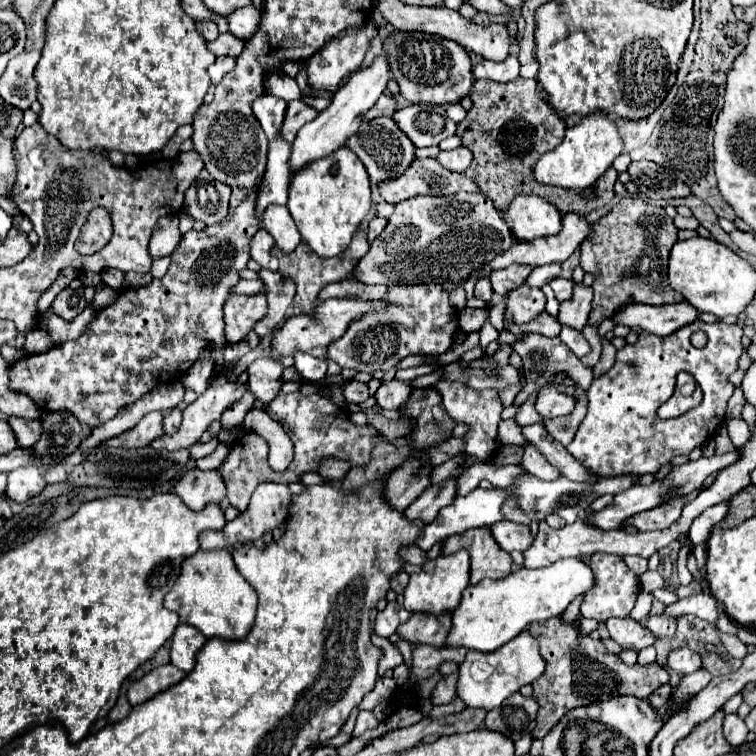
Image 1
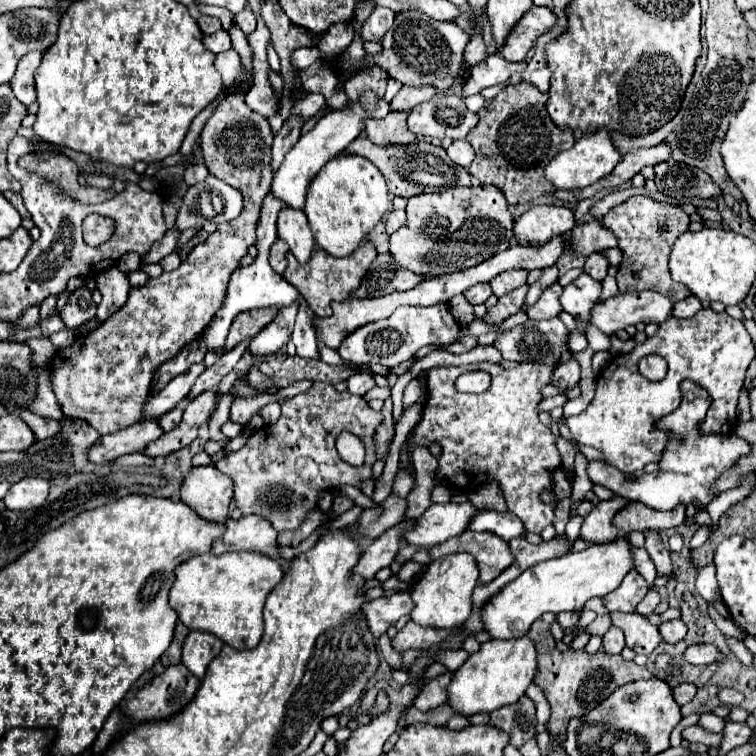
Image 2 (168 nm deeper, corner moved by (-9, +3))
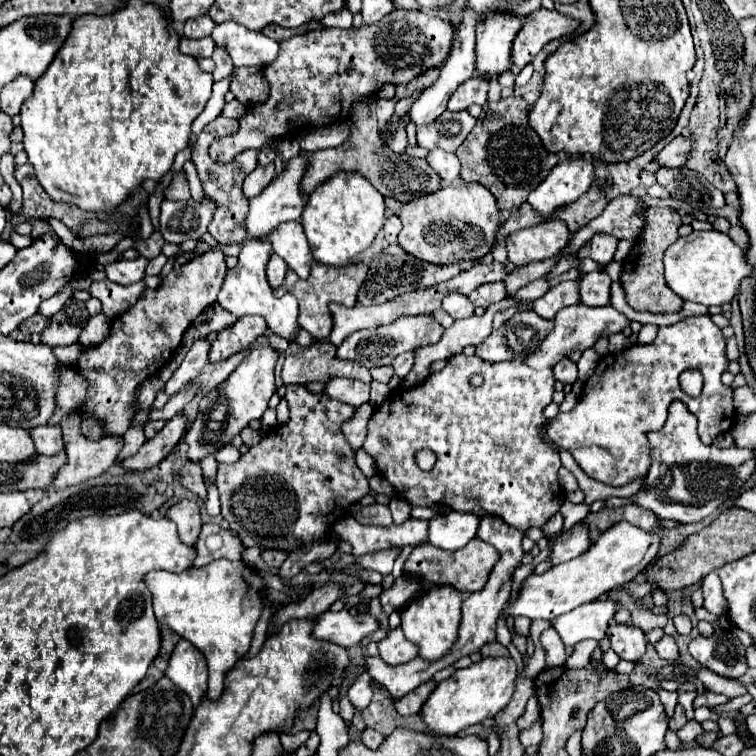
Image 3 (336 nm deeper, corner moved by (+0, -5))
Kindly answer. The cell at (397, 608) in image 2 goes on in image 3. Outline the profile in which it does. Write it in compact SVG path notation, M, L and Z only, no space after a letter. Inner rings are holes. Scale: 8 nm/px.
M324 612L314 624L314 636L318 640L328 640L340 644L344 648L352 648L360 644L362 638L374 634L380 628L380 622L372 614L350 614L342 612Z

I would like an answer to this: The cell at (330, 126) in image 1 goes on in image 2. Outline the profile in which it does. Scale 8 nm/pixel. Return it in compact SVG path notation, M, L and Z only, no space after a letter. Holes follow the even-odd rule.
M365 92L365 96L361 96L361 104L353 102L349 104L345 110L331 110L327 112L313 130L309 130L307 134L303 134L299 138L299 142L289 150L289 154L285 156L283 164L279 166L279 170L273 176L271 182L271 194L273 198L281 200L285 206L289 208L297 208L303 210L305 206L305 196L307 196L307 186L311 184L311 180L317 176L317 172L335 156L339 156L361 132L361 128L365 126L365 118L383 118L391 112L389 102L385 100L373 100L373 96L369 96L369 92Z

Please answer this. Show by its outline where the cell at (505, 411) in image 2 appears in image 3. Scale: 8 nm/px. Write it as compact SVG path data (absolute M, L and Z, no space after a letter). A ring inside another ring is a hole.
M574 304L556 314L554 330L546 336L540 348L524 360L490 364L480 360L478 356L456 354L450 358L446 368L430 374L420 386L412 390L398 388L392 394L392 400L386 400L374 412L368 424L364 450L376 460L380 474L412 506L446 504L452 510L470 512L476 516L494 514L522 532L534 526L540 528L558 512L566 498L564 494L558 494L562 492L562 486L556 478L560 456L538 436L538 428L546 422L542 412L552 402L554 394L552 366L576 350L582 352L592 348L598 338L622 332L626 326L630 326L630 320L610 306L586 308L582 304ZM472 374L484 376L484 384L480 388L472 388L468 384ZM422 448L428 448L436 454L436 464L430 472L414 470L414 454Z

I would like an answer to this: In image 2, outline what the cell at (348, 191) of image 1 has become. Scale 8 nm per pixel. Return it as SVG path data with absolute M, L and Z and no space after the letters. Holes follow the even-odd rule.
M339 154L329 160L309 184L305 214L315 242L335 258L349 256L389 210L389 192L381 172L363 156Z

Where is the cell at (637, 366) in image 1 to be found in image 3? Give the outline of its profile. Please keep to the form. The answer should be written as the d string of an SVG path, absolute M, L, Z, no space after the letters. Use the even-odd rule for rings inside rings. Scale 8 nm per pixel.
M710 314L690 316L674 326L660 328L652 344L636 344L618 354L606 354L606 358L598 362L594 374L586 380L582 396L574 410L558 414L548 424L548 436L556 446L568 450L590 478L610 486L624 486L648 470L650 462L646 432L660 430L664 426L670 400L678 398L688 406L688 410L696 412L700 440L704 444L712 444L718 434L732 428L732 390L726 388L724 394L724 384L720 382L720 376L726 370L728 358L726 338L722 336L722 330L712 322ZM692 368L700 370L704 376L704 388L698 398L688 396L678 384L680 372Z

